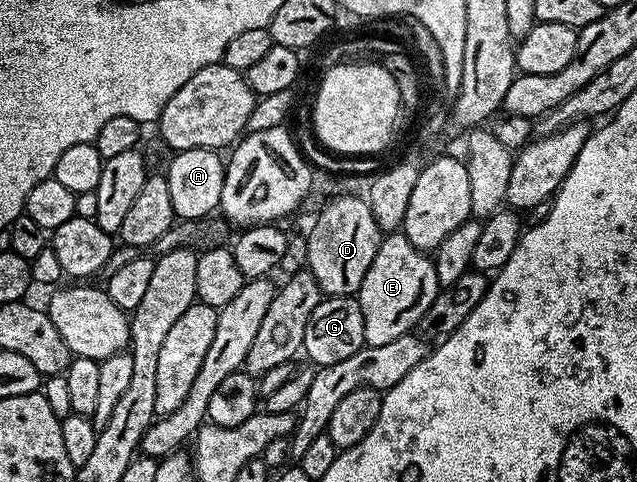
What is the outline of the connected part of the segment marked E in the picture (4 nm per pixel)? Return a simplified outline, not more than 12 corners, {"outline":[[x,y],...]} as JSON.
{"outline":[[386,233],[355,295],[365,345],[410,333],[438,289],[432,257]]}

